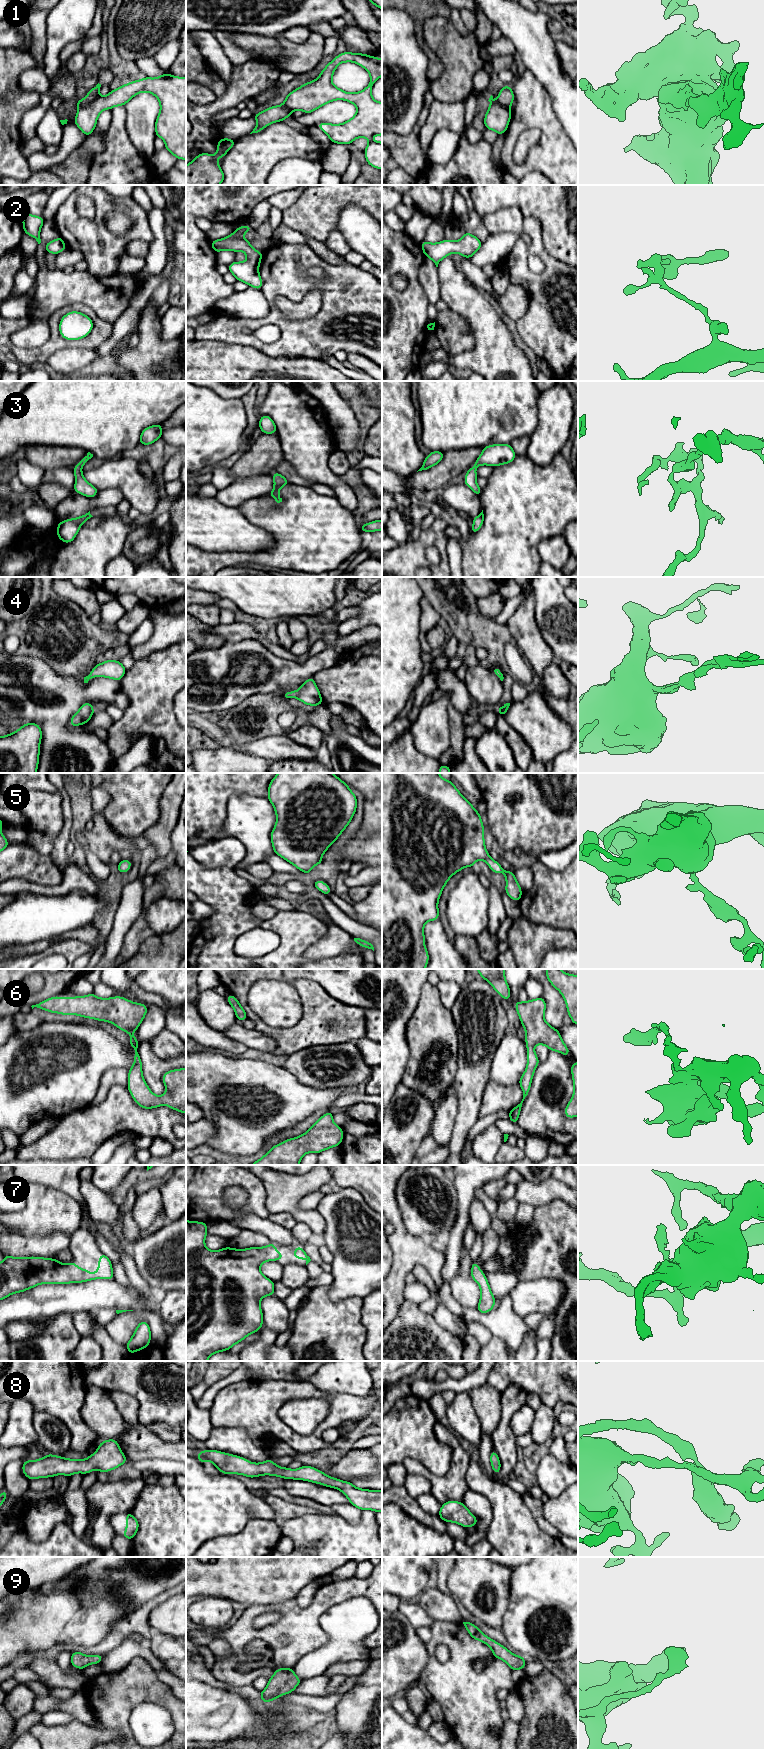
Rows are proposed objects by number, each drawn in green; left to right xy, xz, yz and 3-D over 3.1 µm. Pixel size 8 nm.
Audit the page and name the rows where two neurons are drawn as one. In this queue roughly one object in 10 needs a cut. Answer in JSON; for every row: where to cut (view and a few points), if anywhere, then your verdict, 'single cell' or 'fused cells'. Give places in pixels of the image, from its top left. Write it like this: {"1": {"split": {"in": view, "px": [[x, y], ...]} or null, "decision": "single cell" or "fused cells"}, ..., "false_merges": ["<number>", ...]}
{"1": {"split": {"in": "xy", "px": [[98, 94], [79, 109]]}, "decision": "fused cells"}, "2": {"split": null, "decision": "single cell"}, "3": {"split": null, "decision": "single cell"}, "4": {"split": null, "decision": "single cell"}, "5": {"split": null, "decision": "single cell"}, "6": {"split": null, "decision": "single cell"}, "7": {"split": null, "decision": "single cell"}, "8": {"split": null, "decision": "single cell"}, "9": {"split": null, "decision": "single cell"}, "false_merges": ["1"]}

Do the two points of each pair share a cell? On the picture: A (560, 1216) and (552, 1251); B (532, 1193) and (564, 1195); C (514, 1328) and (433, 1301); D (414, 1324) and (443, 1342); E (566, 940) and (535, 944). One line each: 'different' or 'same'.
A: same
B: same
C: different
D: same
E: same

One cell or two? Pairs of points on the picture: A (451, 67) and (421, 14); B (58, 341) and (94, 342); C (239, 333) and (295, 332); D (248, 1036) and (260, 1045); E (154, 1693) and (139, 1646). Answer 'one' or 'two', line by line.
A: two
B: one
C: one
D: one
E: two

